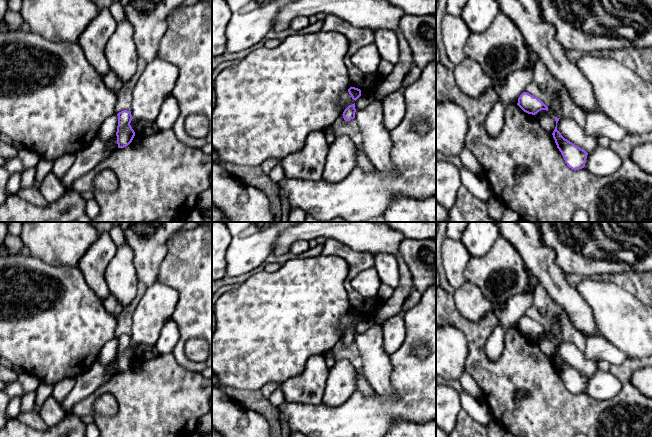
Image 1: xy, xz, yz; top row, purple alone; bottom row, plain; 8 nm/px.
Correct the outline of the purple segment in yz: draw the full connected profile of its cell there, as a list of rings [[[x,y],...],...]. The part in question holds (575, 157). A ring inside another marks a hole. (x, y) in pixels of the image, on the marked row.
[[[555,117],[554,119],[556,121],[556,127],[552,135],[557,148],[559,149],[565,160],[565,163],[569,168],[575,171],[584,168],[588,153],[577,145],[565,139],[557,130],[557,123],[560,118]]]

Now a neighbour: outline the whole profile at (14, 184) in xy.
[[[21,173],[11,174],[8,184],[6,186],[6,192],[8,196],[15,195],[21,188]]]

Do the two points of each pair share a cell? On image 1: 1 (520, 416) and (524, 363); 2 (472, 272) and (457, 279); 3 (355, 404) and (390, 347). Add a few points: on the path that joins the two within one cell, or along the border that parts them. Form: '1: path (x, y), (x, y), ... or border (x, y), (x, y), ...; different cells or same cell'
1: path (533, 403), (532, 376); same cell
2: border (471, 257), (465, 268), (465, 280); different cells
3: border (404, 335), (403, 342), (390, 355); different cells

